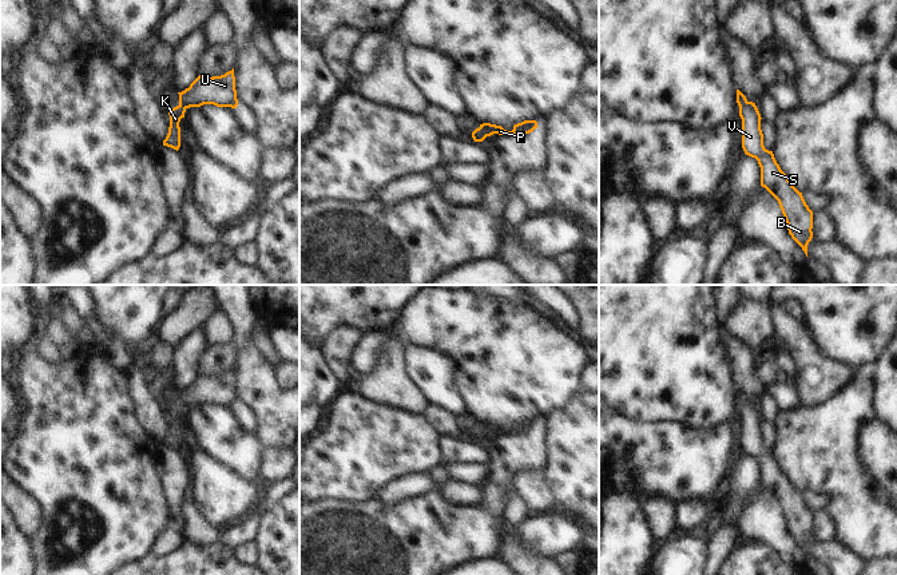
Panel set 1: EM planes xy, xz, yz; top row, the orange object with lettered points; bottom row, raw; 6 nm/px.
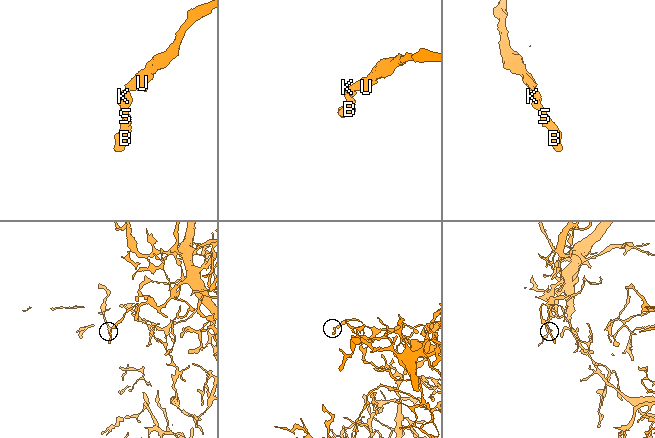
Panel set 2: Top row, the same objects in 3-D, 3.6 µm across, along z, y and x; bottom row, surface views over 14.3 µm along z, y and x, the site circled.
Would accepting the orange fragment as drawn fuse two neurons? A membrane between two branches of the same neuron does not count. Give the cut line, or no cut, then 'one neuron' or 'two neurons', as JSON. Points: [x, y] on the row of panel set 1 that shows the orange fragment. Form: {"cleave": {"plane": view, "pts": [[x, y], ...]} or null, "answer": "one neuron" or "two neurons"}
{"cleave": null, "answer": "one neuron"}

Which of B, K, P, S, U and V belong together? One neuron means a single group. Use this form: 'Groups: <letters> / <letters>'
Groups: B K P S U V.

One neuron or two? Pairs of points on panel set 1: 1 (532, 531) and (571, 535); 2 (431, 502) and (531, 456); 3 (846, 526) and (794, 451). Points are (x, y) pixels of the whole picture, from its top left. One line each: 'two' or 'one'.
1: one
2: one
3: one

